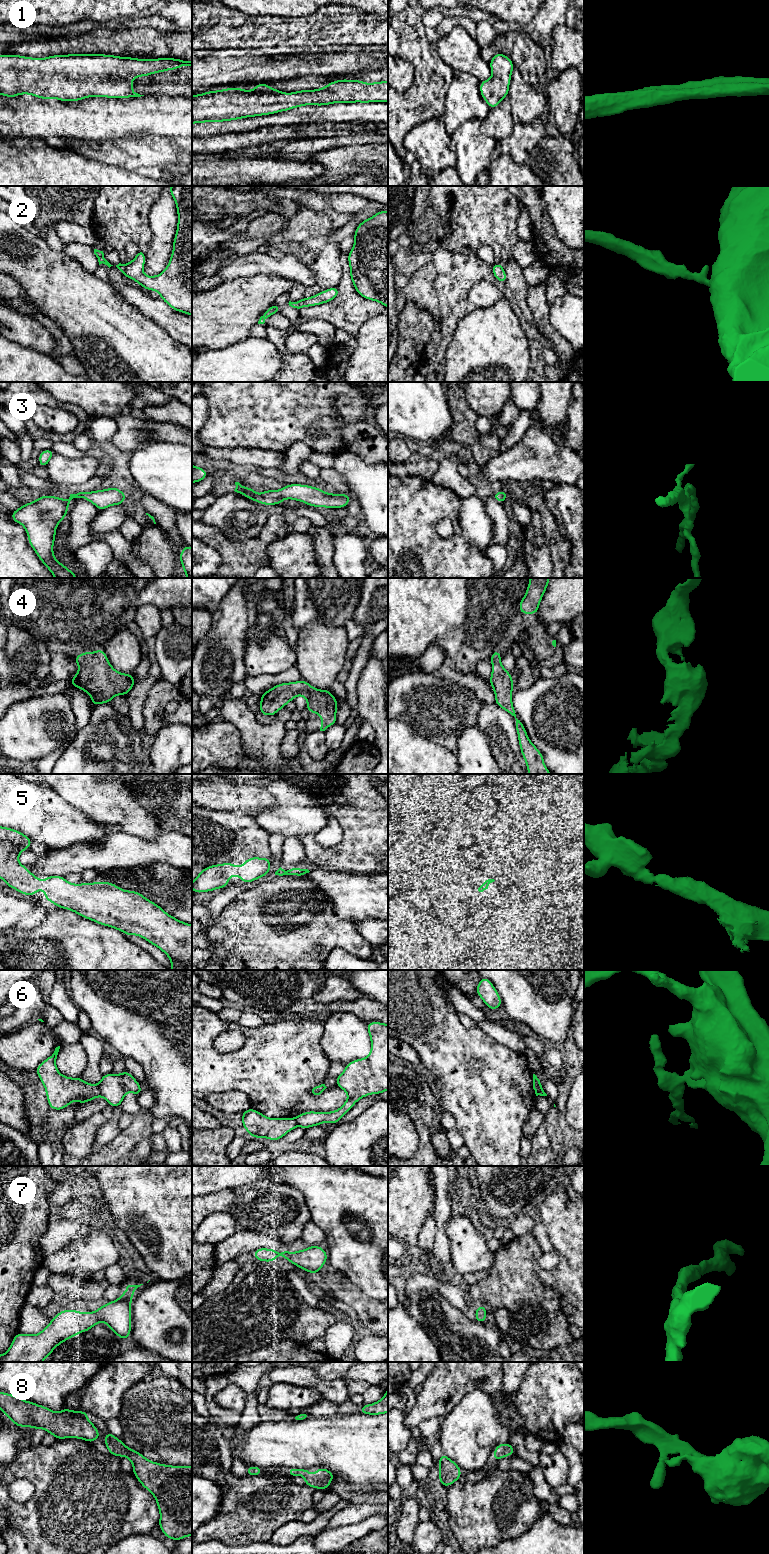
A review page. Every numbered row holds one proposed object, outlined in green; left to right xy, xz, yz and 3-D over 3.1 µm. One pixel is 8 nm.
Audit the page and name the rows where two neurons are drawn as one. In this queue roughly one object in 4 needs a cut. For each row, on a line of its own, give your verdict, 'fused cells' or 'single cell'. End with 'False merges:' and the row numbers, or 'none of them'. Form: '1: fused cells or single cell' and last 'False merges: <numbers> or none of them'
1: single cell
2: single cell
3: single cell
4: single cell
5: single cell
6: fused cells
7: single cell
8: single cell
False merges: 6

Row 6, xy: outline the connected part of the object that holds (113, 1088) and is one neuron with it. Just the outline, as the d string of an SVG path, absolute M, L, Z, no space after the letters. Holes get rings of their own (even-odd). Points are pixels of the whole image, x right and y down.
M127 1070L119 1075L112 1072L102 1075L98 1087L101 1096L113 1108L121 1106L127 1092L132 1092L136 1096L143 1092L141 1085Z

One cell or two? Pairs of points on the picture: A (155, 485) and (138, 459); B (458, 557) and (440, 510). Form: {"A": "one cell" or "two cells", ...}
{"A": "one cell", "B": "one cell"}

